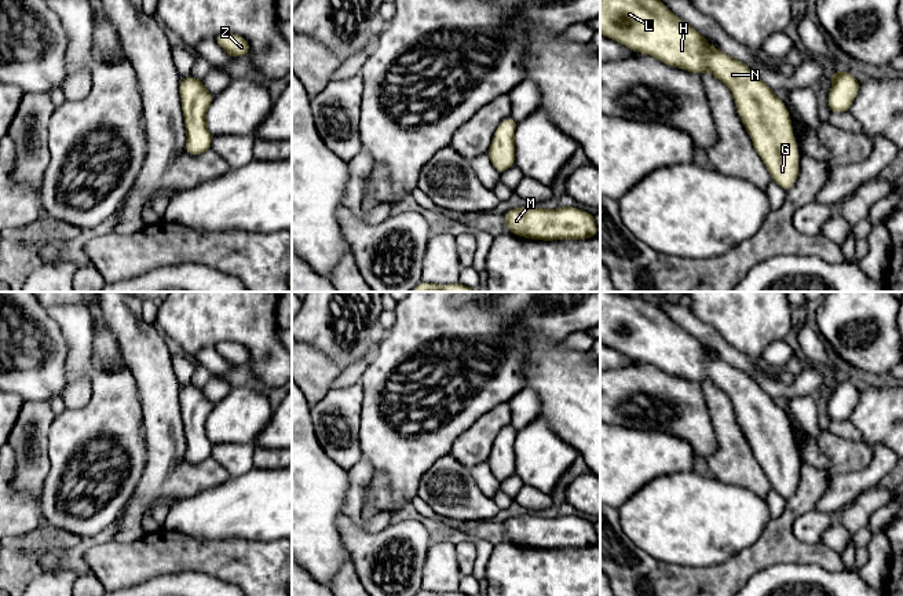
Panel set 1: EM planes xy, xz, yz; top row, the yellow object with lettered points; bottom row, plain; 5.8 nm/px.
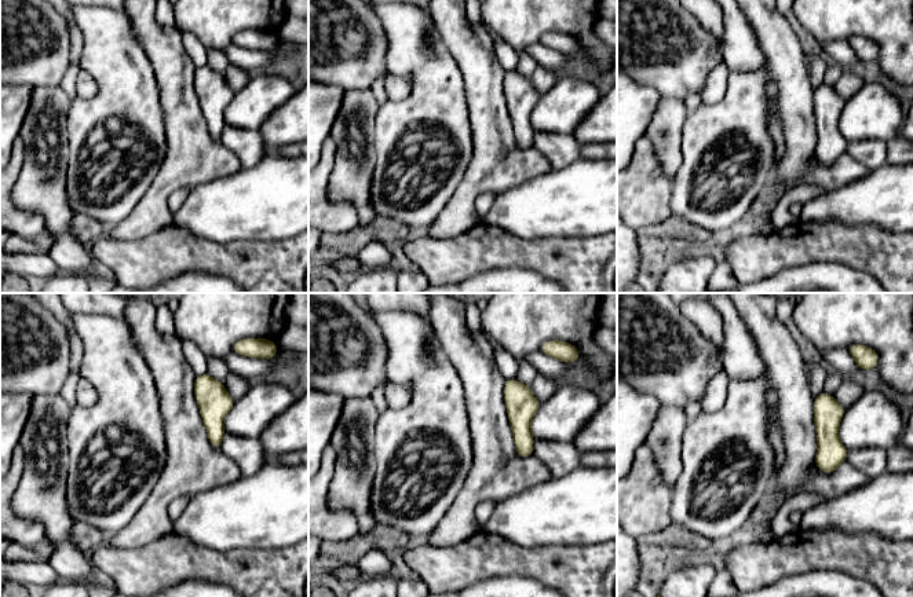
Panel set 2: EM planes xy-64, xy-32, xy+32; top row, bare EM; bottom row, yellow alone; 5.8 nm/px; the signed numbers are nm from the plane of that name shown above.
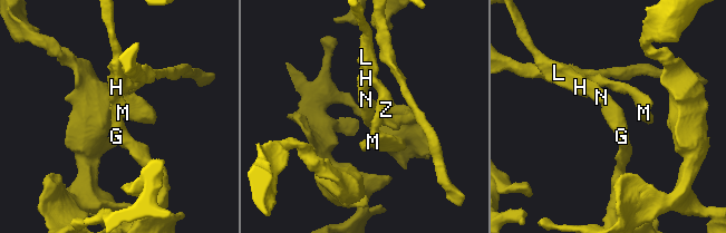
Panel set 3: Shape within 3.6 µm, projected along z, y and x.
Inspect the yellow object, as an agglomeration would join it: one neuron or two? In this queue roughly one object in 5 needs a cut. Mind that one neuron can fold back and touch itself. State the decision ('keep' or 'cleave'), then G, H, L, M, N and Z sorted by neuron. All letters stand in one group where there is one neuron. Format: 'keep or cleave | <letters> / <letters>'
keep | G H L M N Z

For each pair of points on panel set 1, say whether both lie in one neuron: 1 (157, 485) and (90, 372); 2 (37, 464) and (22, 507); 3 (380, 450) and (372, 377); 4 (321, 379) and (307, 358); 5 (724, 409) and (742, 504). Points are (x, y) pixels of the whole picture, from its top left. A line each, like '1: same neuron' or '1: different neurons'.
1: different neurons
2: different neurons
3: same neuron
4: same neuron
5: different neurons

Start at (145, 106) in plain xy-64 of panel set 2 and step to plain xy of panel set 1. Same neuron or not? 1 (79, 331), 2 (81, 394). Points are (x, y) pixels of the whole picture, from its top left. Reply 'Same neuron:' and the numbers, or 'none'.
Same neuron: 1

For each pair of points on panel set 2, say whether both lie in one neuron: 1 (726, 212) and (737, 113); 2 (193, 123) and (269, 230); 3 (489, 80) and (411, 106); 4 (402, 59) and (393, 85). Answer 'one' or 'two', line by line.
1: one
2: two
3: two
4: two

